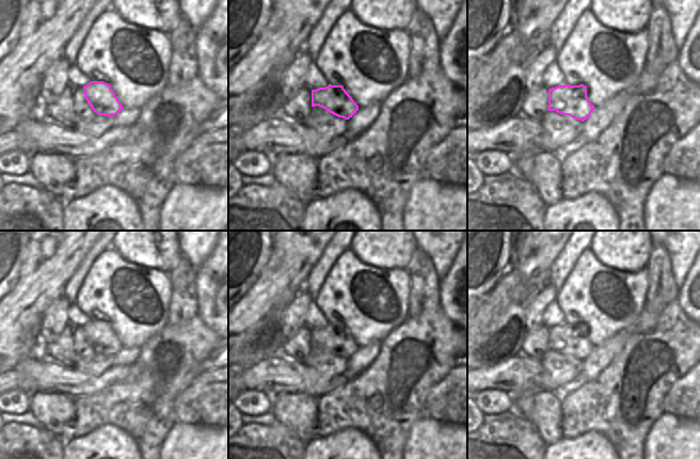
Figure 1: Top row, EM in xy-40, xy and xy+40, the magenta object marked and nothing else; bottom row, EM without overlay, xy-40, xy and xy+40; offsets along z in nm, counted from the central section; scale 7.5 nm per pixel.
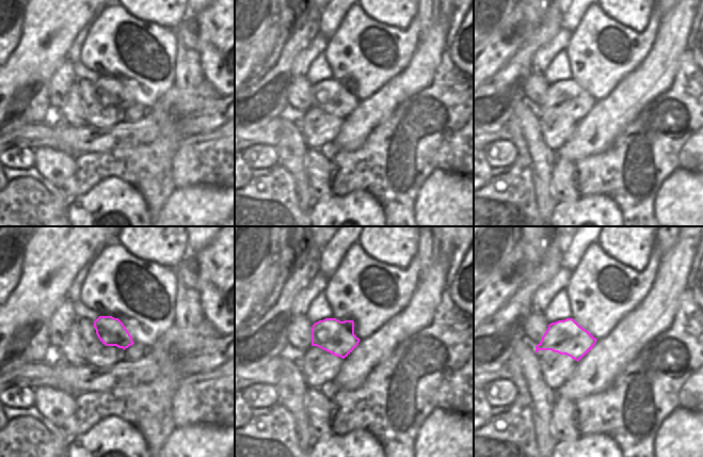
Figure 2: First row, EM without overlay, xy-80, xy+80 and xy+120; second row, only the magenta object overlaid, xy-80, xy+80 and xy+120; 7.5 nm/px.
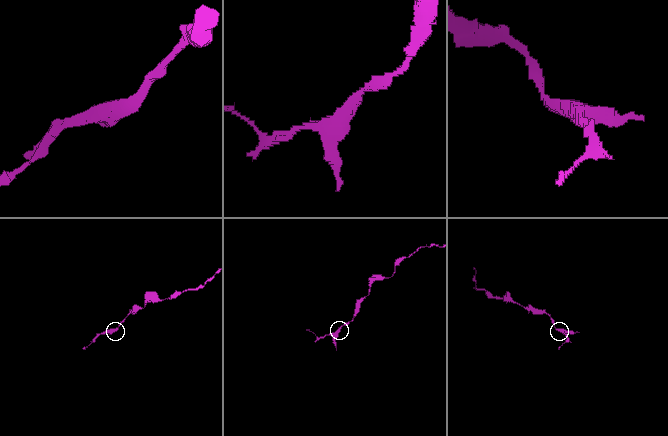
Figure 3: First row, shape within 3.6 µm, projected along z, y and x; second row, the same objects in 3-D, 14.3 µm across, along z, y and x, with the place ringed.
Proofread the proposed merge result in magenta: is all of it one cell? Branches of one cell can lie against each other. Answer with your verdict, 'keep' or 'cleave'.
keep

